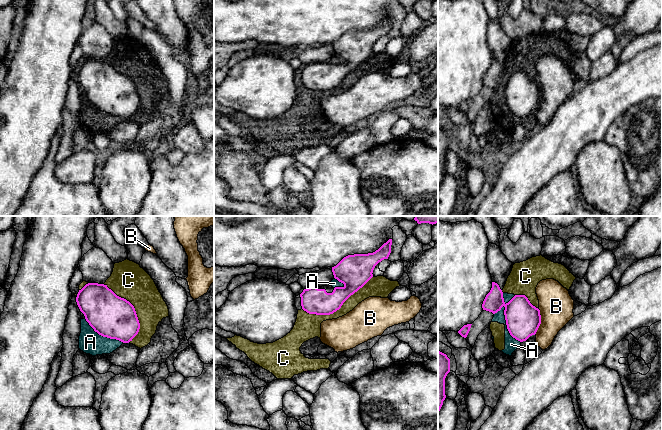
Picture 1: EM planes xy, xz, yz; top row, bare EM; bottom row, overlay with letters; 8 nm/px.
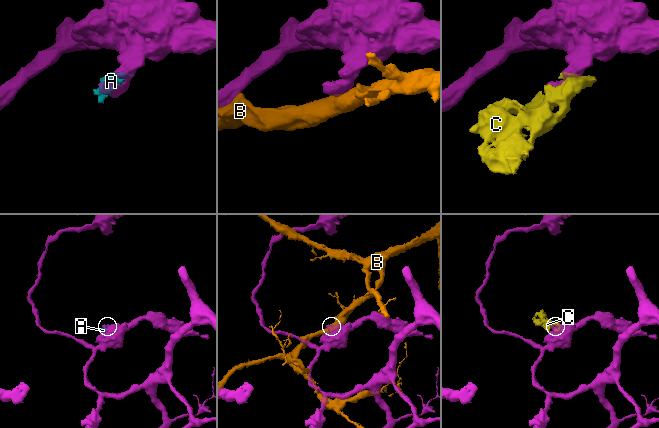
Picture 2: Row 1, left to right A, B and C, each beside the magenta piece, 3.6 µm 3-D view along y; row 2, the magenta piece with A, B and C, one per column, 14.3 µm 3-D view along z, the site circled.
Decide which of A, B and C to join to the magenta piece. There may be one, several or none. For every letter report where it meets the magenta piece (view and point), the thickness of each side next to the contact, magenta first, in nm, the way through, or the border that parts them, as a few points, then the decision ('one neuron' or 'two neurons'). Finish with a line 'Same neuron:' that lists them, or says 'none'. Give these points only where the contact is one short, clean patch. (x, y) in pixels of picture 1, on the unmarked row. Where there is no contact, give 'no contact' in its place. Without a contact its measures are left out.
A: meets magenta in yz at (506, 100); 280 nm thick on the magenta side, 110 nm on the other; two neurons
B: meets magenta in yz at (540, 98); 280 nm thick on the magenta side, 280 nm on the other; two neurons
C: meets magenta in xz at (338, 85); 200 nm thick on the magenta side, 160 nm on the other; two neurons
Same neuron: none

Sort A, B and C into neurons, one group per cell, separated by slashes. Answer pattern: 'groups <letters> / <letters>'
groups A C / B

